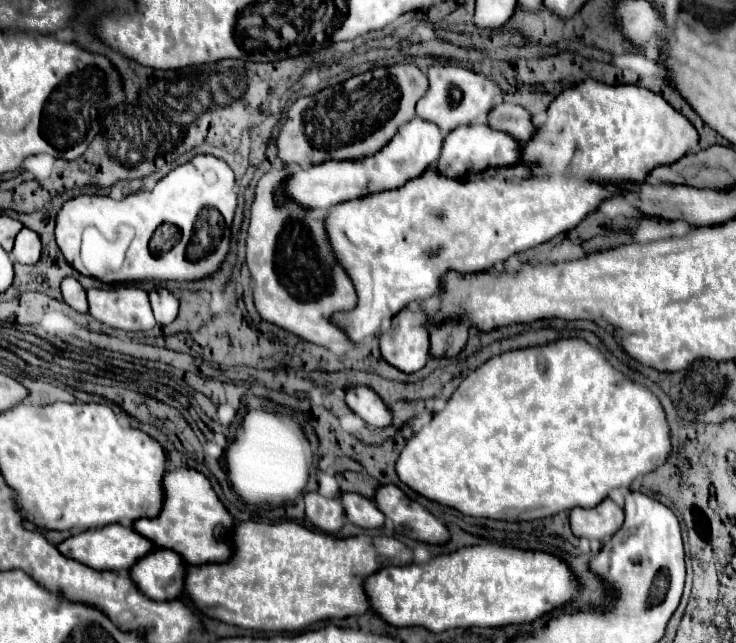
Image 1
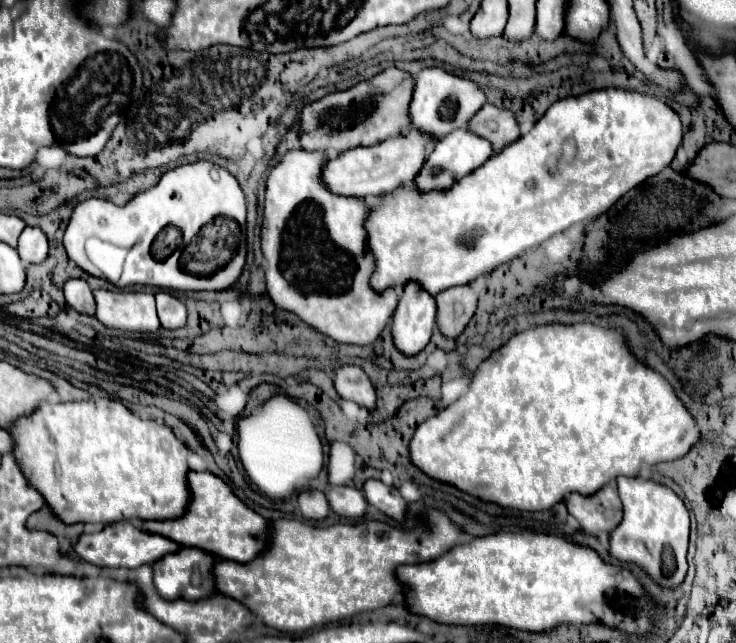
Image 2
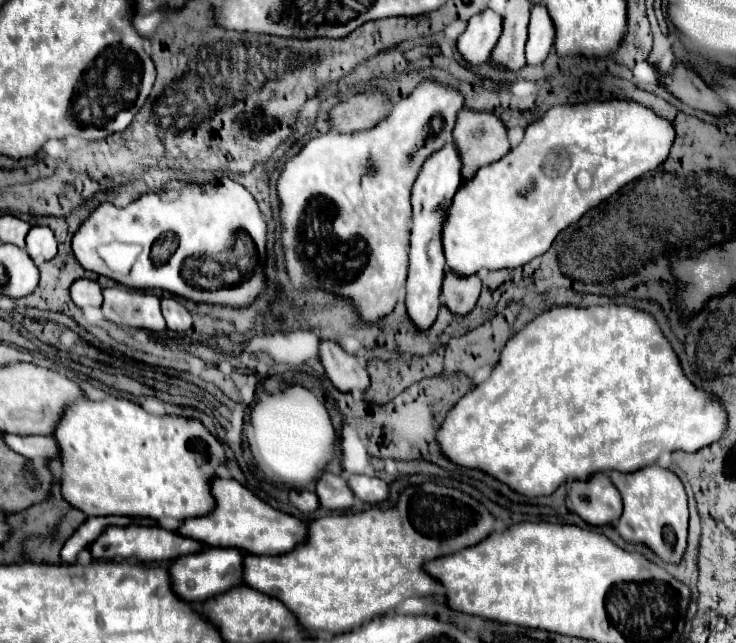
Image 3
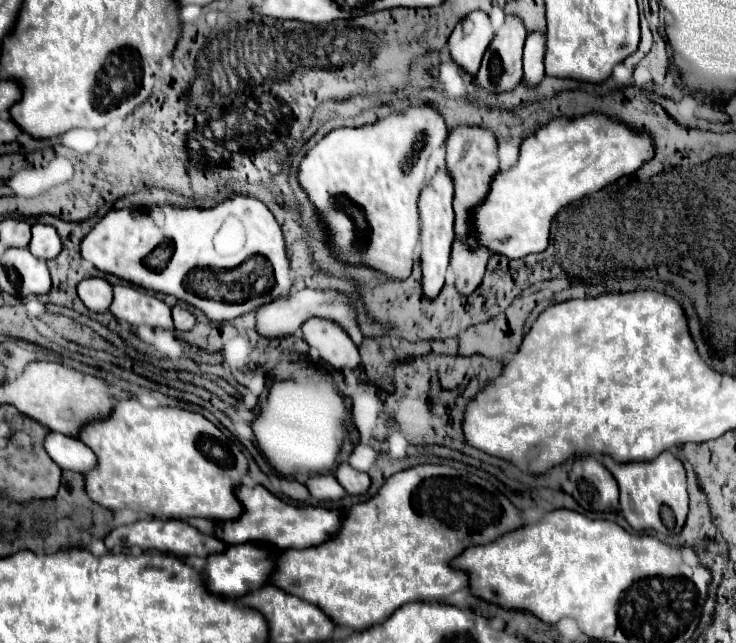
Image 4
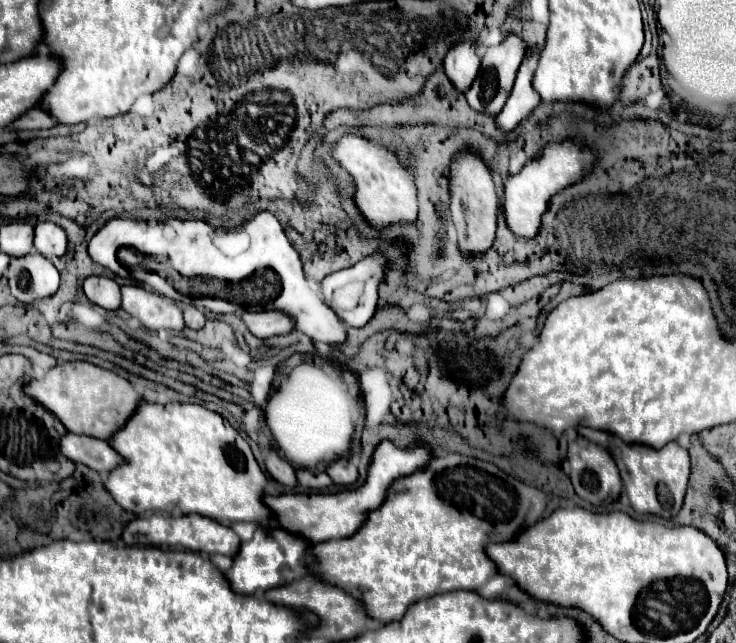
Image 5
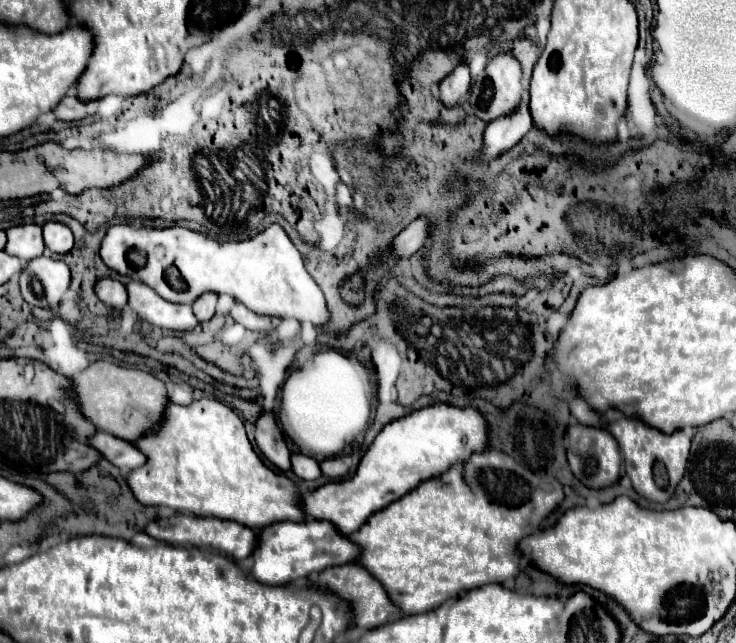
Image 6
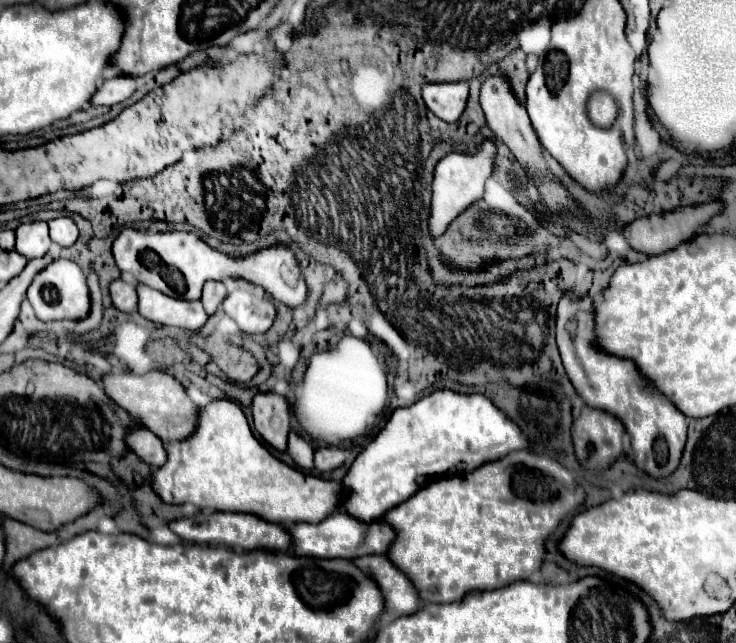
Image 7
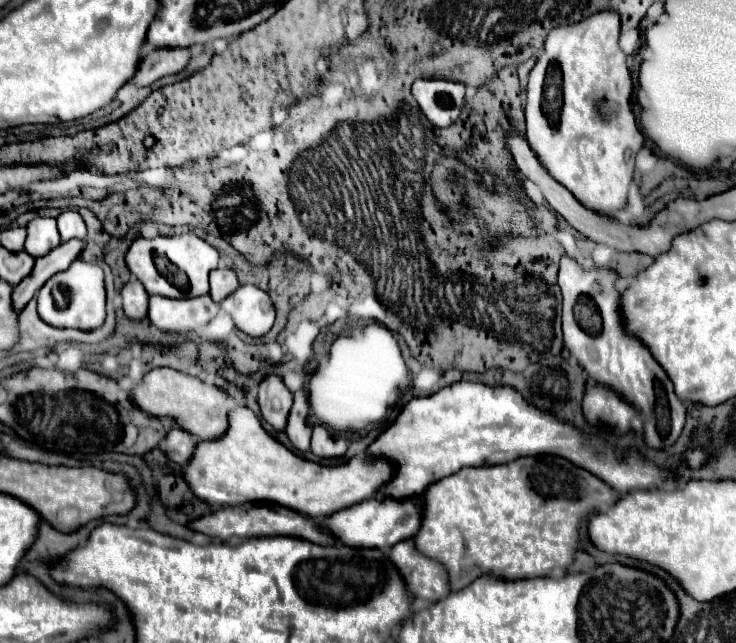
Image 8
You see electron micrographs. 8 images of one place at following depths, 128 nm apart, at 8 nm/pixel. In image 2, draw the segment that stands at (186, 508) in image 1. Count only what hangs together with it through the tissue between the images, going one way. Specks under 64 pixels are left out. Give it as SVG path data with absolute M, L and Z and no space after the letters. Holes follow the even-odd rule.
M188 472L188 484L192 490L192 502L188 512L176 520L146 520L142 530L166 536L182 546L202 548L222 560L248 562L264 552L264 528L272 528L270 522L248 508L234 490L212 472Z

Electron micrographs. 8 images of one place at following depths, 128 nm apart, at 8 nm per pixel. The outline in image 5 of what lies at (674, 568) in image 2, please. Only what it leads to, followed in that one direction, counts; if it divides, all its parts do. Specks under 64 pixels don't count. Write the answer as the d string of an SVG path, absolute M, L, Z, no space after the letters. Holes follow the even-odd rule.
M578 426L578 434L586 436L588 440L592 440L600 446L604 446L612 454L612 458L616 460L616 464L620 468L620 476L622 476L624 488L628 492L630 504L636 512L658 514L658 516L664 516L664 518L670 516L670 510L662 508L662 504L656 498L656 486L660 482L664 482L668 486L668 490L672 492L676 510L682 506L682 498L684 498L684 492L686 492L686 482L688 482L688 472L690 472L690 456L688 456L688 450L682 448L678 442L668 442L664 448L654 450L654 448L644 446L644 444L628 444L622 438L618 438L616 434L610 434L610 432L604 432L604 430L594 430L594 428L588 428L588 426Z

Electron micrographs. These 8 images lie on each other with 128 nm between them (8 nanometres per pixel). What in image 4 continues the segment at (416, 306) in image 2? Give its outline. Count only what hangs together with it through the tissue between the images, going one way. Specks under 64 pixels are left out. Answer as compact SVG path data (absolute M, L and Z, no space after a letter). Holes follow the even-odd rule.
M444 168L436 172L436 176L428 182L420 196L420 212L422 212L422 244L420 244L420 258L422 258L422 286L428 298L436 296L446 280L448 260L450 260L450 246L454 240L454 212L452 212L452 180Z

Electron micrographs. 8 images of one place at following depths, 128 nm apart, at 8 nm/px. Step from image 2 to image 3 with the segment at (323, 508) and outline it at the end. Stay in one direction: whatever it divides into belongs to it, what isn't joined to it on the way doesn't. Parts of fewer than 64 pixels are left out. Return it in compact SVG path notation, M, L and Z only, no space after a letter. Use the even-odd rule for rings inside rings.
M290 490L288 498L302 514L310 514L320 506L318 496L314 492L308 492L308 490Z

